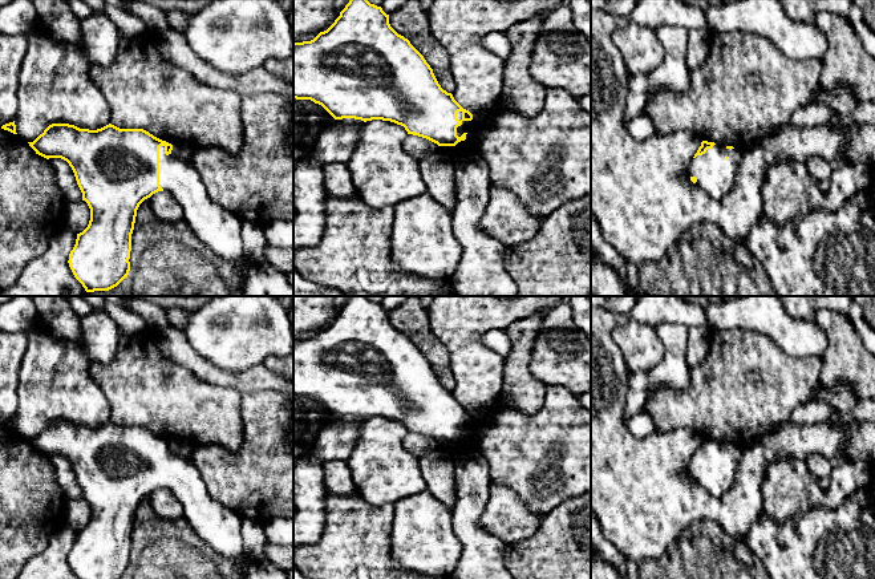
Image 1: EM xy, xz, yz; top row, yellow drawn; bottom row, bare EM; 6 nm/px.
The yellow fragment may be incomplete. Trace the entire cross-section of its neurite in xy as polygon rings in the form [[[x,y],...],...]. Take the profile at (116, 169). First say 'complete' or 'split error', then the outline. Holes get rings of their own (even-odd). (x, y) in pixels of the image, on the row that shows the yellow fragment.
split error; [[[52,124],[33,142],[36,154],[61,158],[72,167],[77,185],[90,208],[88,227],[77,234],[69,254],[69,267],[86,292],[109,291],[130,271],[131,234],[139,205],[158,191],[169,193],[182,207],[185,222],[210,250],[211,256],[230,262],[242,280],[243,296],[293,296],[287,275],[266,259],[246,255],[240,235],[242,219],[212,202],[195,167],[173,145],[143,129],[119,129],[112,124],[97,129],[80,129],[69,124]]]

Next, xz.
split error; [[[349,0],[327,31],[311,41],[293,42],[293,98],[321,105],[335,120],[390,121],[438,146],[465,141],[473,124],[473,114],[441,88],[424,56],[390,27],[389,15],[368,0]]]

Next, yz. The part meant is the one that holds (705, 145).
split error; [[[702,141],[690,161],[690,181],[710,198],[721,199],[733,189],[741,161],[737,147]]]

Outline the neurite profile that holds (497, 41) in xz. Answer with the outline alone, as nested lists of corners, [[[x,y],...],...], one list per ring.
[[[493,32],[485,36],[482,45],[503,60],[511,56],[511,44],[503,32]]]

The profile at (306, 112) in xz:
[[[293,98],[293,169],[312,154],[323,125],[332,116],[311,100]]]

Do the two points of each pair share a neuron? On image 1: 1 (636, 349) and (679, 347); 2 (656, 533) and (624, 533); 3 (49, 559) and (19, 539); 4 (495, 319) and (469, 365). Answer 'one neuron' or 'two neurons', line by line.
1: two neurons
2: one neuron
3: two neurons
4: one neuron

